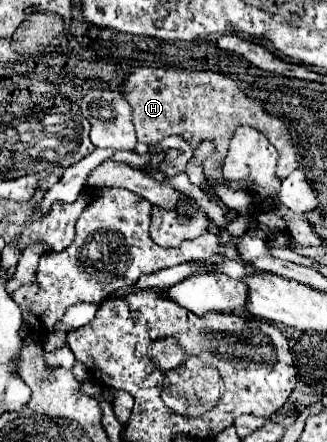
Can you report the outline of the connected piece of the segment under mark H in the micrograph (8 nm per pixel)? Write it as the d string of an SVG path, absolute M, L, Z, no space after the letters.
M136 67L122 87L124 99L132 107L132 121L136 127L138 141L146 145L156 145L164 137L180 135L190 141L192 147L198 147L202 141L210 139L216 143L218 151L212 159L204 161L204 173L208 183L220 181L232 189L244 189L242 183L232 183L222 177L222 159L226 157L226 145L230 143L234 131L240 125L250 125L262 131L280 153L278 177L288 177L294 169L300 167L302 155L290 137L290 129L284 119L272 115L264 109L264 103L242 93L240 85L224 73L216 71L190 71L190 69L164 69L164 67Z

